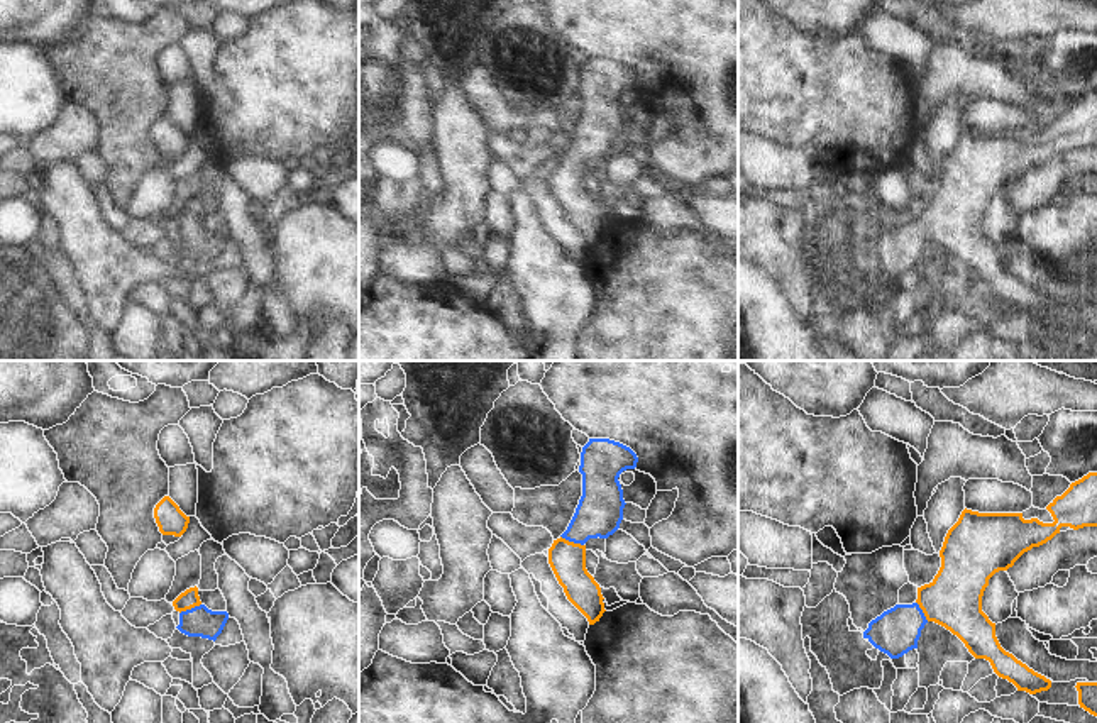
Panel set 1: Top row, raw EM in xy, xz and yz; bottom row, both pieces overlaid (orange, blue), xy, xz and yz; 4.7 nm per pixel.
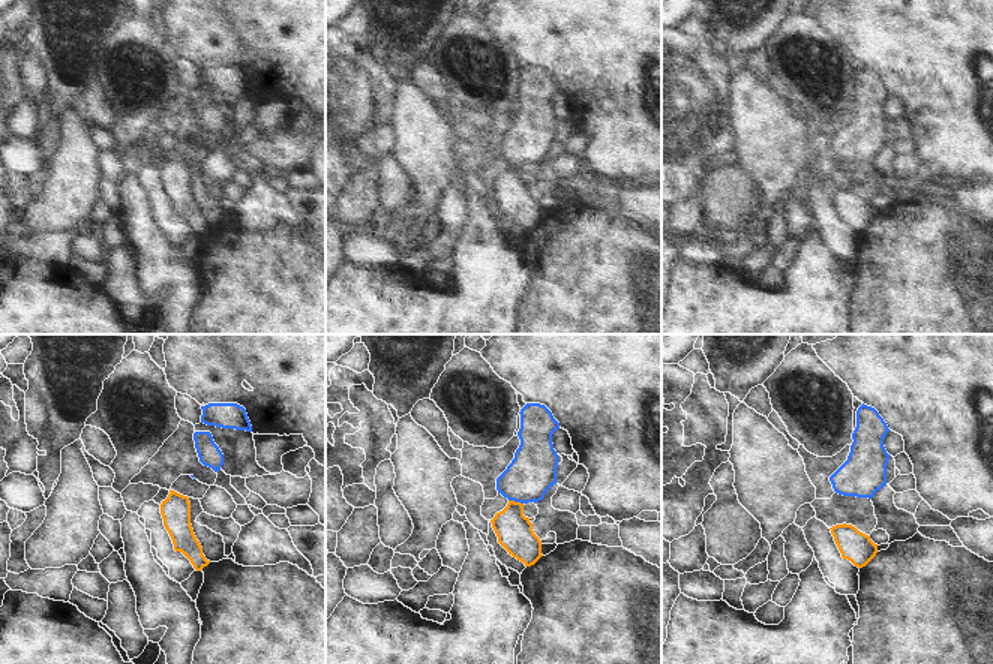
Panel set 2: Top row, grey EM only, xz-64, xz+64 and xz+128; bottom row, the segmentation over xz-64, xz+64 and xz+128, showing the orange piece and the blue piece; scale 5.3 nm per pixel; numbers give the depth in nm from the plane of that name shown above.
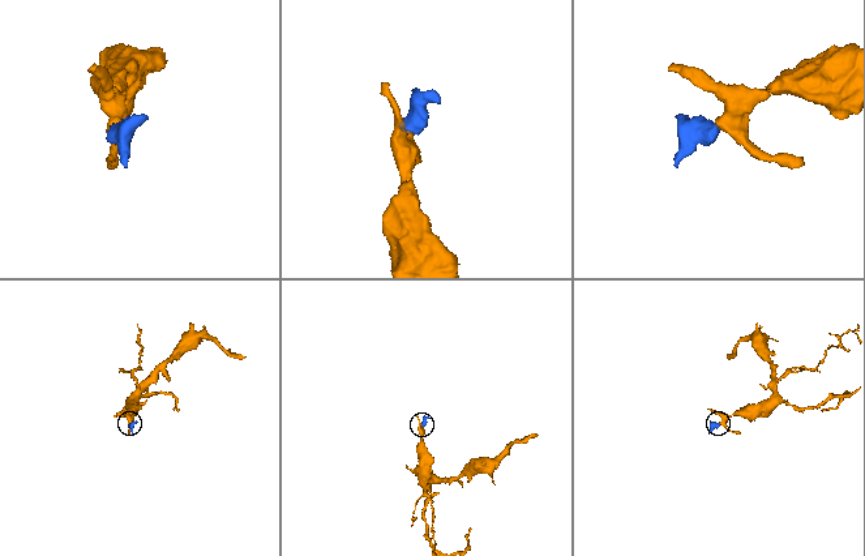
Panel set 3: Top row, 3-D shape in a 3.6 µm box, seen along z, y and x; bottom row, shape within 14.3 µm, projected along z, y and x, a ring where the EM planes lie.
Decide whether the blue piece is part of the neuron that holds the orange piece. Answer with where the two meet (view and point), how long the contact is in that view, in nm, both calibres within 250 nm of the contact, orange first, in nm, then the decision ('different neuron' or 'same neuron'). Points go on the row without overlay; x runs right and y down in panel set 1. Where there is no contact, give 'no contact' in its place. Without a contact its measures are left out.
contact xz (573, 163); length 120 nm; calibres 170 and 220 nm; same neuron

